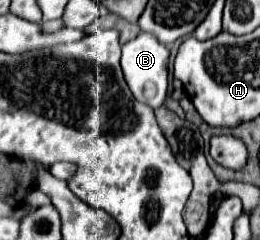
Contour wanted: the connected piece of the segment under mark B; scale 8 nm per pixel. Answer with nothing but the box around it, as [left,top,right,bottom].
[121,33,169,109]

